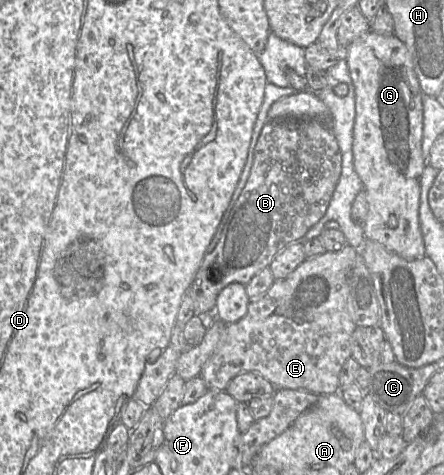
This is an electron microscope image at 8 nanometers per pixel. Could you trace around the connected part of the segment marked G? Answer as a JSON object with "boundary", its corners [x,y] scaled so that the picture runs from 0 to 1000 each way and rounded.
{"boundary":[[[836,63],[770,105],[797,179],[802,246],[795,269],[795,345],[818,385],[829,425],[829,448],[818,469],[827,505],[858,512],[876,528],[912,545],[959,539],[946,480],[944,436],[948,373],[962,345],[950,324],[953,196],[932,147],[926,118],[905,86],[887,72],[858,74]]]}

